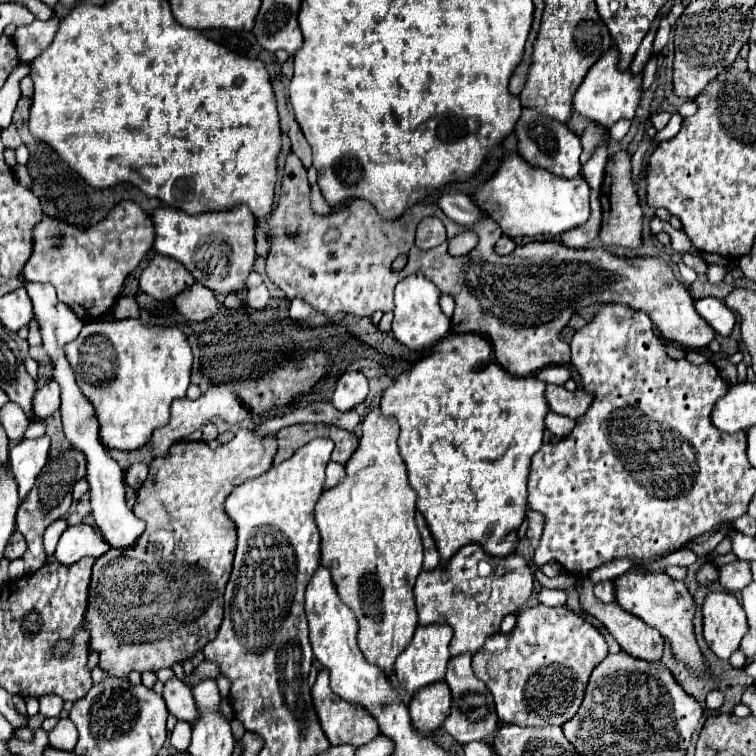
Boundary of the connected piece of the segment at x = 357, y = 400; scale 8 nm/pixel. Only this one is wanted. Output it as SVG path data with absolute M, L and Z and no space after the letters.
M346 371L338 383L332 403L338 411L350 411L360 405L368 395L368 379L358 371Z

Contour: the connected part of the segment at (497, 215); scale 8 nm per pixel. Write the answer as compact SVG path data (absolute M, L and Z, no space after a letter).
M508 151L486 183L468 191L476 201L478 209L492 217L508 237L534 237L534 235L552 235L558 237L564 231L570 231L578 225L584 225L590 217L590 187L582 175L572 179L556 177L540 167L530 167L518 153Z

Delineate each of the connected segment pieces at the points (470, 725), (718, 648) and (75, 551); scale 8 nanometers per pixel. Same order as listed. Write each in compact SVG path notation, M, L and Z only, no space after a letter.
M462 653L460 657L452 657L448 661L448 671L446 671L446 683L450 685L450 691L452 691L452 707L442 727L460 745L470 741L480 741L498 729L498 717L496 717L492 695L488 693L488 687L474 675L470 661L472 661L472 653Z
M708 593L702 605L702 635L708 643L708 649L720 659L728 657L728 653L734 653L740 647L742 637L748 633L748 623L746 623L746 613L742 605L738 603L732 593Z
M80 523L74 527L68 527L56 547L56 559L62 565L72 565L78 559L86 557L86 555L94 555L100 557L108 551L108 543L102 539L102 535L98 531L94 531L90 525Z

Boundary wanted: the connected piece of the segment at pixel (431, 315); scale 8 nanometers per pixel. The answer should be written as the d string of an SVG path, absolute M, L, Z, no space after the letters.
M412 273L406 279L402 279L396 285L394 293L394 303L396 303L394 323L392 323L394 337L410 349L420 349L442 339L450 329L450 319L442 313L438 301L440 301L440 289L436 289L436 285L428 281L422 273Z

